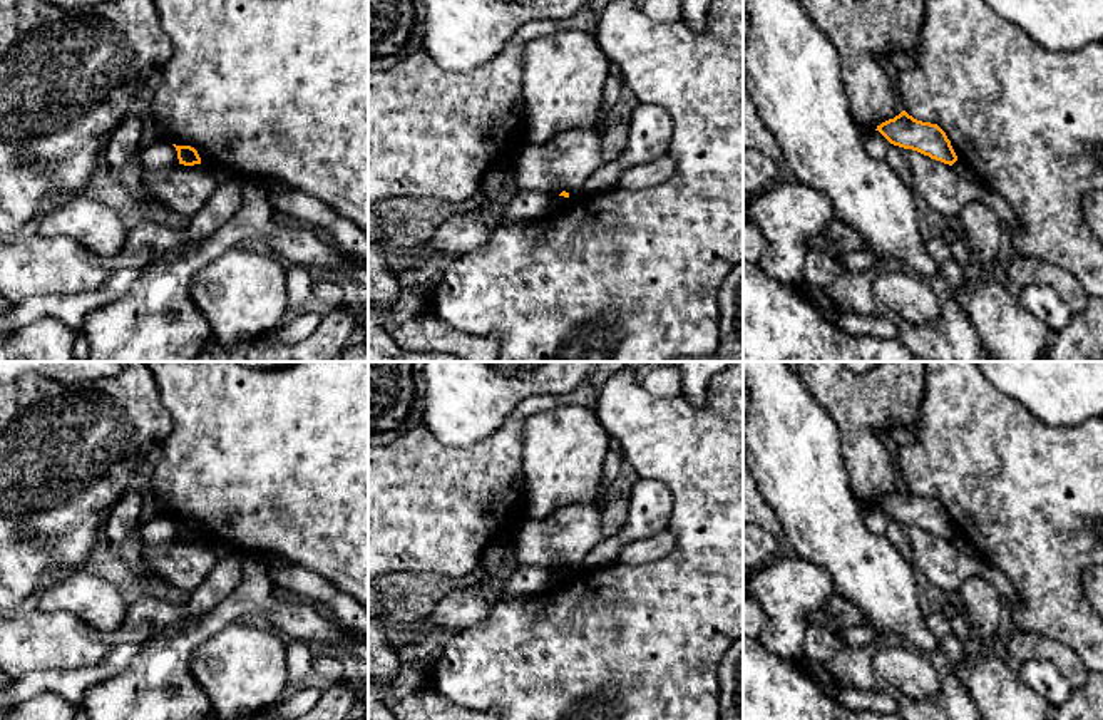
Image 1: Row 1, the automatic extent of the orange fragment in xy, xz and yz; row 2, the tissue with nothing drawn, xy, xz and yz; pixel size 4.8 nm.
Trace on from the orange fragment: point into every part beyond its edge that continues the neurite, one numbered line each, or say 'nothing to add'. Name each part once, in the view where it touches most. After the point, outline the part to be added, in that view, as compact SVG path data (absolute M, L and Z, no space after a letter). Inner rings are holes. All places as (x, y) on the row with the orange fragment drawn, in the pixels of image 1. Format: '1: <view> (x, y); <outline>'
nothing to add

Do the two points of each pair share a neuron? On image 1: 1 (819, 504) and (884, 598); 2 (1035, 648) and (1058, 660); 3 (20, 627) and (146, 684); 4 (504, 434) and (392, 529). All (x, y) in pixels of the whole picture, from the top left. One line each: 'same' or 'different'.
1: same
2: same
3: different
4: same

